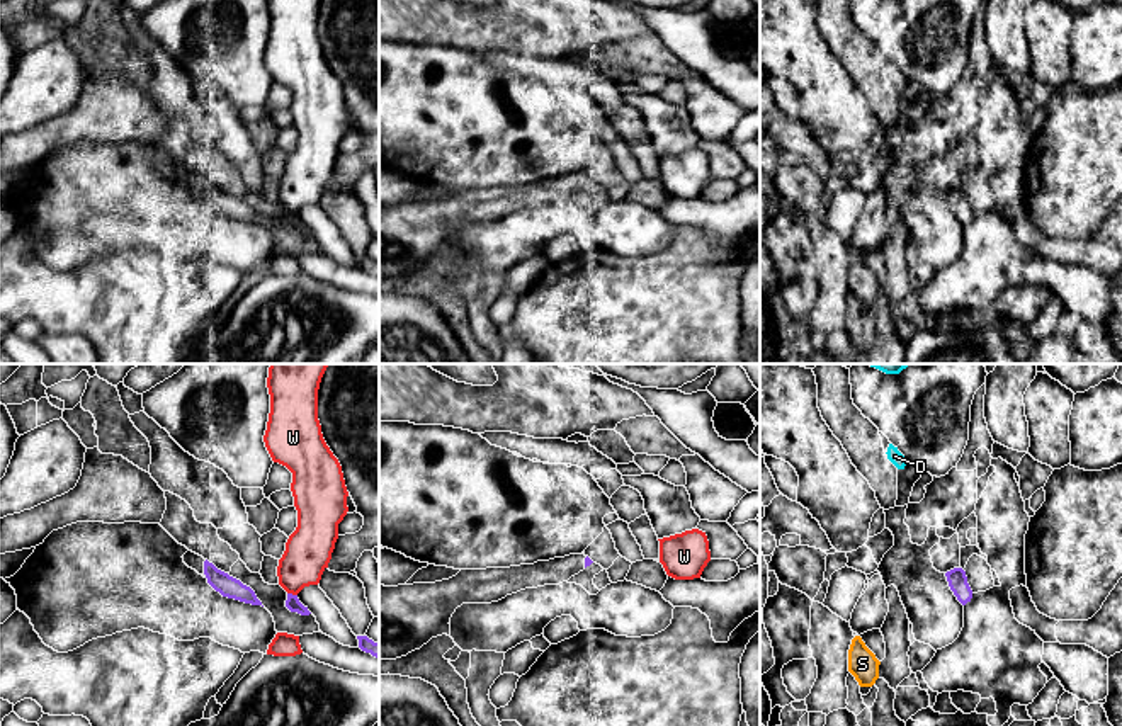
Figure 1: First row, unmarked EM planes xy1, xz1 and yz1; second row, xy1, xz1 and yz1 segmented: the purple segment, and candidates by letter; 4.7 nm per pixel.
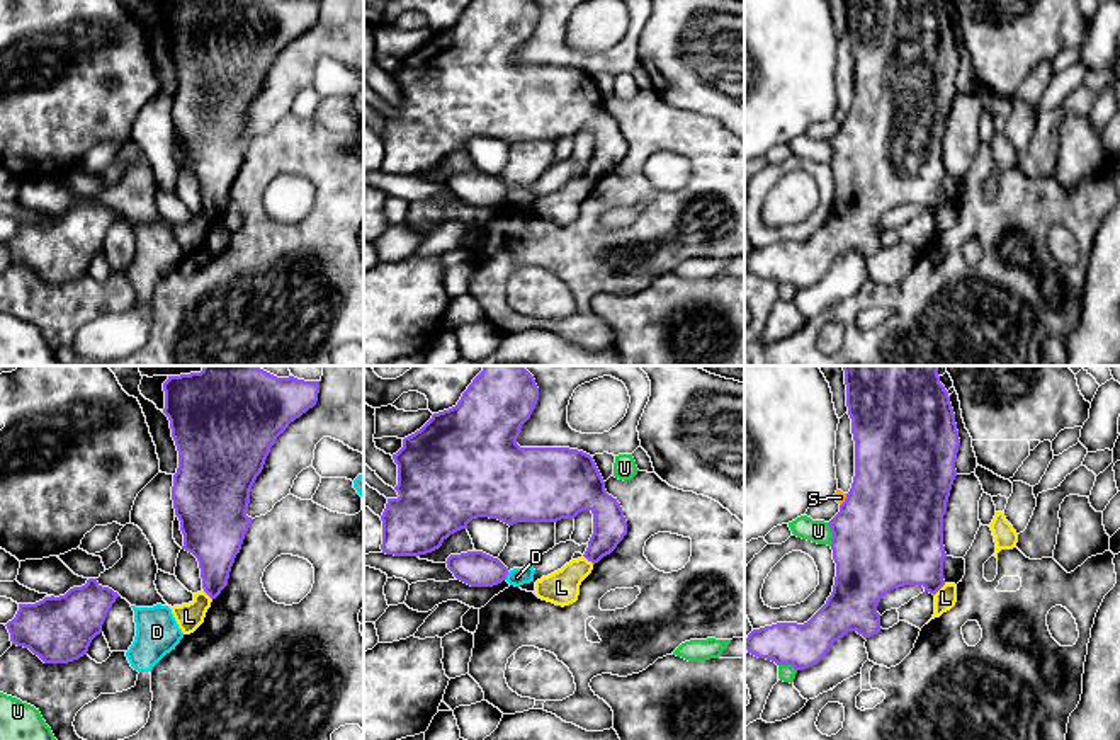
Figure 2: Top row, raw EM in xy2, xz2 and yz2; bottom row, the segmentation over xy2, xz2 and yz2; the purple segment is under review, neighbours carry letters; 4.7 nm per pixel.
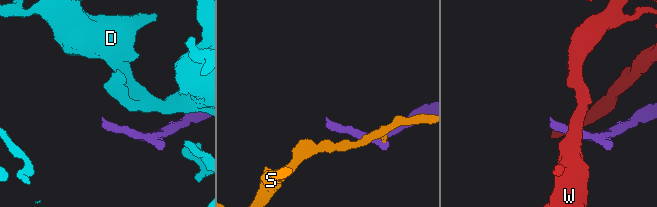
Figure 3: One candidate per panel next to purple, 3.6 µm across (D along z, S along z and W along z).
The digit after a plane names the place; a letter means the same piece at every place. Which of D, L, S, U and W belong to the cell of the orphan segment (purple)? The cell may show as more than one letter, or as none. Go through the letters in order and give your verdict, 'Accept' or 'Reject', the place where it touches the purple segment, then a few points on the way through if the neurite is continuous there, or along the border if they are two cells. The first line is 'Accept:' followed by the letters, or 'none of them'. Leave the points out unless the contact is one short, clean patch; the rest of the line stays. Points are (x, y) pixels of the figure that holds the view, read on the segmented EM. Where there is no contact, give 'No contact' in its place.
Accept: none of them
D: Reject. Touches purple at xz2 (507, 574)
L: Reject. Touches purple at xy2 (206, 592). Boundary: xy2 (203, 587), (211, 599)
S: Reject. Touches purple at yz2 (845, 500)
U: Reject. Touches purple at yz2 (833, 535)
W: Reject. Touches purple at xy1 (291, 594). Boundary: xy1 (288, 592), (296, 595)

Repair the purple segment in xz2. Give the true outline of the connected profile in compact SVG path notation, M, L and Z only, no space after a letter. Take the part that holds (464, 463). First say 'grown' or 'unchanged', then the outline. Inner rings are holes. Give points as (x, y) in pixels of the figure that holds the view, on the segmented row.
unchanged | M484 366L455 407L433 413L420 430L404 437L403 447L393 454L398 464L394 490L399 497L387 498L381 515L382 553L394 556L432 553L450 534L467 529L467 524L478 517L498 519L513 526L517 522L557 522L590 510L593 514L593 534L583 556L595 565L610 555L627 534L627 521L617 498L607 493L593 458L569 447L520 447L517 444L520 429L530 418L537 400L535 379L523 366Z

